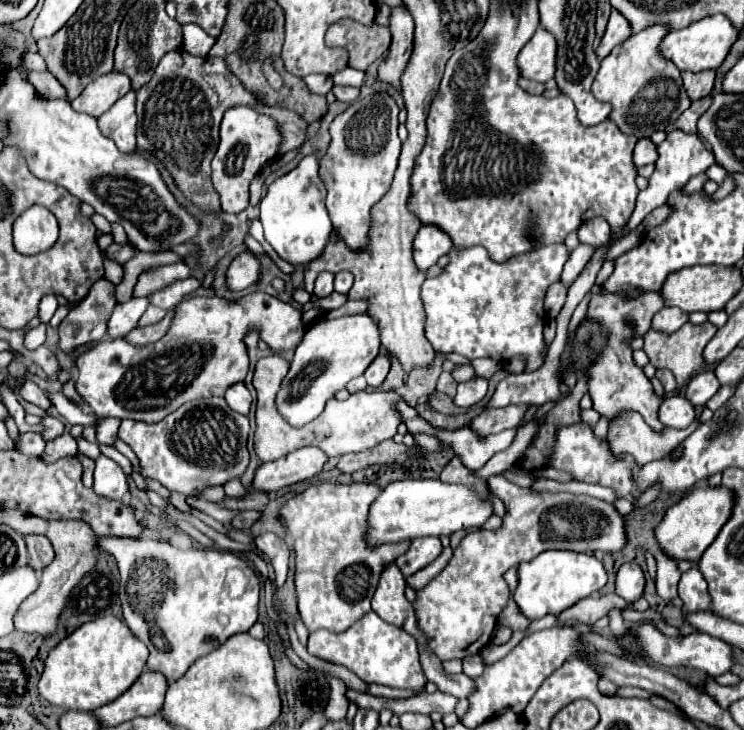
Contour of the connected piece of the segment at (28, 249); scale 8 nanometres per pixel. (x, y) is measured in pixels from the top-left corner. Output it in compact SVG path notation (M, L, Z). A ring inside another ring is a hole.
M31 207L13 223L13 245L21 255L37 255L53 247L59 225L45 207Z

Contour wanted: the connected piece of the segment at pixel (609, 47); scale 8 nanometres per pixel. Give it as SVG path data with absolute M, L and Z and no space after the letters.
M613 9L611 17L609 17L607 31L605 31L603 39L601 39L601 45L597 47L597 57L605 59L613 51L613 47L623 43L627 37L631 37L631 25L619 11Z

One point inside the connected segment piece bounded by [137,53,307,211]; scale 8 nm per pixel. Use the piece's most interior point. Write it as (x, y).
(179, 110)

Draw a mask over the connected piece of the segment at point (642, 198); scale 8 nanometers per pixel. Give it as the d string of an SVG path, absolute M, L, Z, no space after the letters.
M679 129L667 133L667 139L661 145L657 145L657 153L659 153L659 157L655 161L655 173L649 177L647 189L639 191L639 195L637 195L637 205L635 205L633 215L629 217L629 223L625 227L625 235L629 231L633 231L653 209L665 205L665 201L667 201L671 191L675 191L677 187L683 187L693 175L703 173L705 169L709 169L715 163L713 153L705 149L705 145L701 143L701 139L697 135L679 131Z

